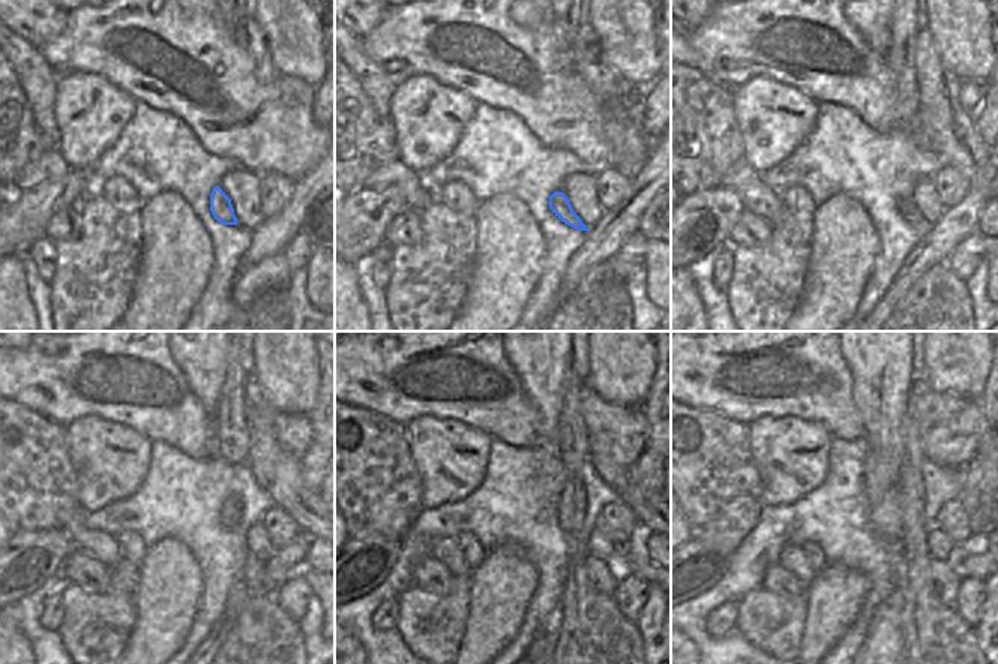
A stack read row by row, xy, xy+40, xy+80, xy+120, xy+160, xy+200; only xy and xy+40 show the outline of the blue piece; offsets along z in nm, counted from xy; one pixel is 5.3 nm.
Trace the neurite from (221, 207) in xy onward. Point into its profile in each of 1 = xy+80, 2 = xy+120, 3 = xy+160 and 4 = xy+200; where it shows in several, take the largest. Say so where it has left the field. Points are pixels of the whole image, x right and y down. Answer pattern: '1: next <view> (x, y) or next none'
1: next xy+80 (908, 210)
2: next xy+120 (254, 576)
3: next xy+160 (604, 576)
4: next xy+200 (944, 579)

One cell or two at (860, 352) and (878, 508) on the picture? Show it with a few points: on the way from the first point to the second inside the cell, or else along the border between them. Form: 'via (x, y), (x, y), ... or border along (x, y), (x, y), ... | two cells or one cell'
via (883, 391), (883, 469) | one cell

